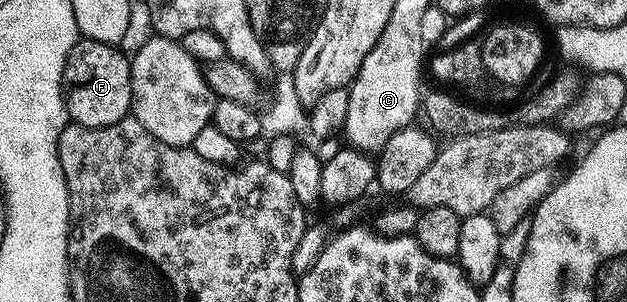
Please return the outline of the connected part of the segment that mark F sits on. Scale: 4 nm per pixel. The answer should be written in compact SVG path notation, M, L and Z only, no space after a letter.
M85 37L72 45L66 58L62 82L69 118L85 127L103 127L127 118L130 102L130 59L113 43Z

